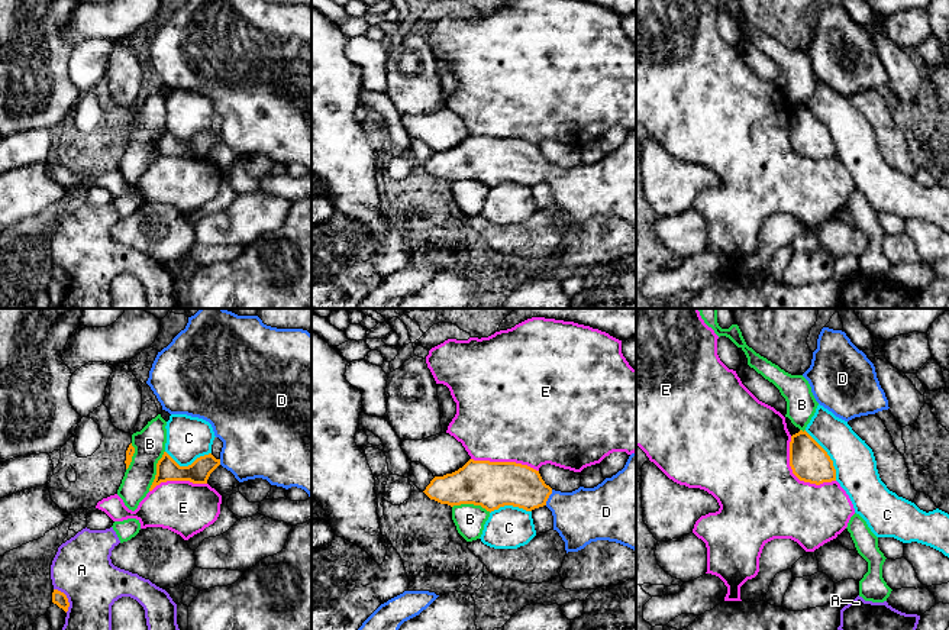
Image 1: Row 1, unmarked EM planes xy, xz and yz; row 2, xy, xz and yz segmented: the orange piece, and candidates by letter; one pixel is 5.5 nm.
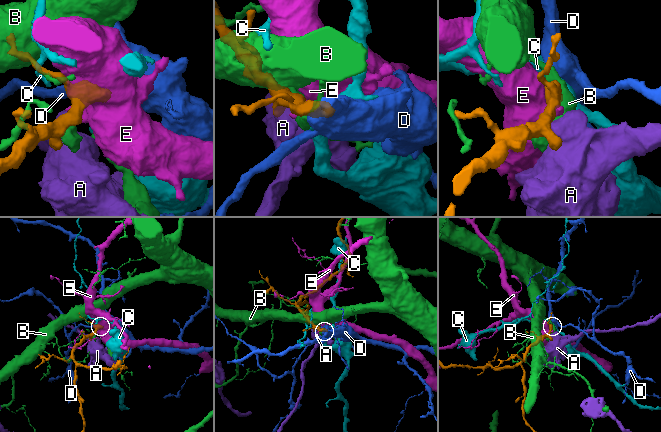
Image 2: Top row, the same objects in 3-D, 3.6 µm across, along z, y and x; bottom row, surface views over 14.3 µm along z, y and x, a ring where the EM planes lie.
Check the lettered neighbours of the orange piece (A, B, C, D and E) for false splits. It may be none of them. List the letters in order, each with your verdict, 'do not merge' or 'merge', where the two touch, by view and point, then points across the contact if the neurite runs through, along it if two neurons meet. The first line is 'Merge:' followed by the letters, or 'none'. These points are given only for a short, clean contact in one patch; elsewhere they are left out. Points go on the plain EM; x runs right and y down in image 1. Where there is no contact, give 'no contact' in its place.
Merge: D
A: do not merge; contact xy (67, 274)
B: do not merge; contact xy (157, 146)
C: do not merge; contact yz (828, 131); border yz (804, 106), (832, 136), (836, 155)
D: merge; contact xz (548, 173); way xz (513, 160), (548, 173), (575, 190), (587, 190)
E: do not merge; contact yz (796, 151)

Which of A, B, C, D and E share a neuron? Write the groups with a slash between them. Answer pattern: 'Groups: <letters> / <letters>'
Groups: A / B / C / D / E

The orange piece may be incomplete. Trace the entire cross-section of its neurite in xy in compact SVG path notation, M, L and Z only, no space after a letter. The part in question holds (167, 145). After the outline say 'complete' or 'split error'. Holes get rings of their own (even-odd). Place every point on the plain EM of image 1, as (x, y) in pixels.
M187 0L158 28L146 59L162 85L209 97L214 112L223 117L219 135L209 129L188 142L180 142L164 127L149 167L167 156L207 159L210 149L222 140L239 158L262 154L285 165L301 164L312 174L312 10L307 6L267 0Z; split error

